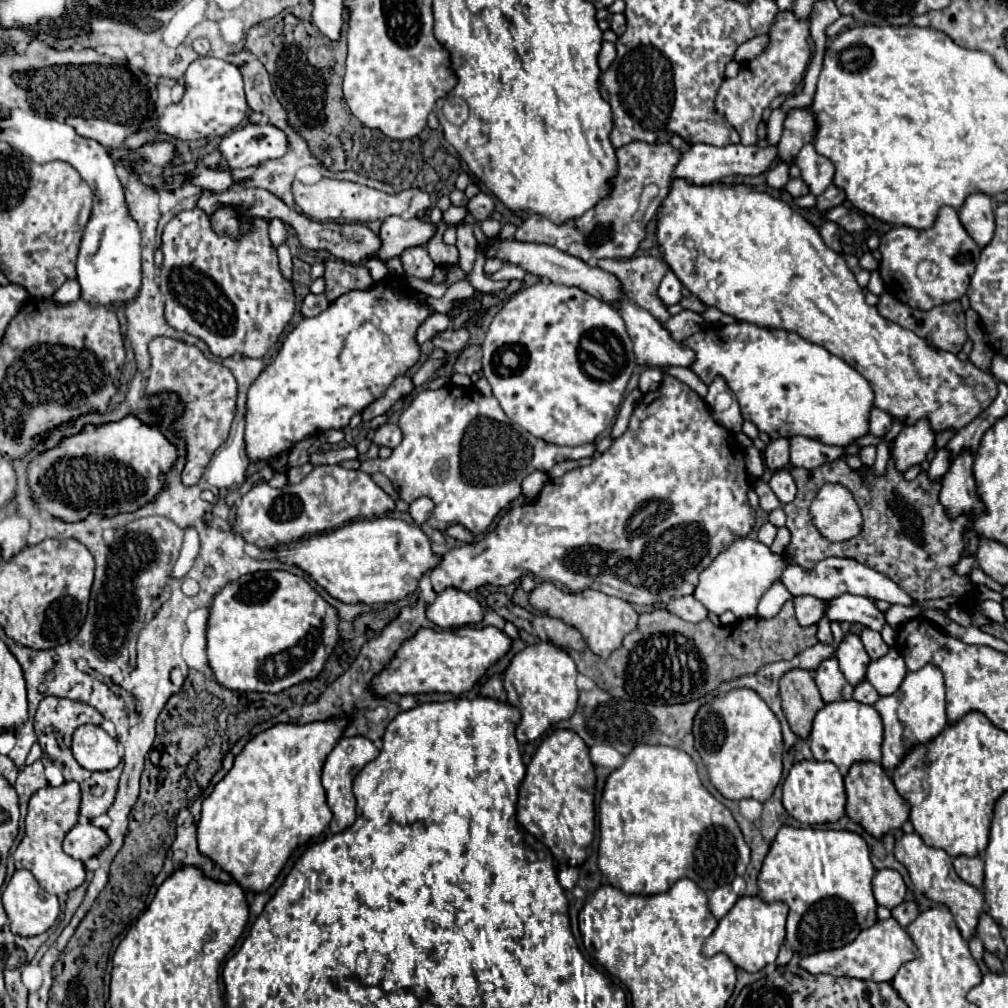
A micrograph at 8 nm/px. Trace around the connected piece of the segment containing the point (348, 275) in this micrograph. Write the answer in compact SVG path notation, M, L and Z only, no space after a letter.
M339 259L325 261L325 295L337 299L349 291L367 291L373 287L373 279L365 265L353 265Z

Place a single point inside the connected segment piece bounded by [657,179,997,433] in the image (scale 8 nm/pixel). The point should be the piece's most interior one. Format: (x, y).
(750, 255)

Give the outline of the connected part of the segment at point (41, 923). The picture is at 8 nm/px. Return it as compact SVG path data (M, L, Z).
M15 871L15 875L11 877L11 881L7 883L3 895L3 905L7 911L7 917L11 921L11 931L17 935L41 935L45 933L59 917L59 901L55 895L47 893L39 881L33 877L31 871Z

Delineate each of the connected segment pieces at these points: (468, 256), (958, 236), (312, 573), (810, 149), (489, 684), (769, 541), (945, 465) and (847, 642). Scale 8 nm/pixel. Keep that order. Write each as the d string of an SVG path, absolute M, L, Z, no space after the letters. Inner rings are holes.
M463 223L457 227L457 249L459 249L459 265L465 273L471 271L473 261L477 257L477 241L473 235L473 223Z
M941 207L935 225L931 229L913 229L913 227L889 229L881 237L879 251L881 251L879 273L883 277L887 291L905 305L923 311L933 309L935 305L943 305L947 301L961 299L969 289L971 275L975 273L981 255L981 247L963 229L957 211L953 207ZM923 259L929 259L939 265L939 275L933 281L921 281L917 277L917 265Z
M379 517L343 525L329 535L313 535L291 547L273 549L265 561L279 561L303 569L333 599L343 603L393 603L415 591L425 571L437 565L427 533L401 519Z
M807 143L797 153L795 163L801 169L801 177L809 185L809 189L811 189L813 195L823 193L823 189L827 189L831 185L835 167L833 167L833 163L827 157L823 157L823 155L819 155L815 151L813 143Z
M493 675L489 677L483 687L481 687L481 695L485 697L493 697L497 701L507 701L507 693L503 689L503 681L501 681L501 675Z
M765 523L765 525L757 531L757 539L759 539L761 543L765 543L767 547L771 547L771 545L773 545L773 539L775 539L775 533L777 533L777 529L775 529L771 523Z
M941 449L941 451L937 451L937 455L933 457L931 467L929 467L929 471L927 471L929 481L931 481L931 483L939 483L939 481L943 479L943 475L947 473L947 469L949 469L949 453L947 453L947 449Z
M855 633L845 635L845 639L837 647L835 657L839 661L839 667L841 667L843 675L847 677L847 681L851 681L851 685L857 685L859 681L865 679L867 661L871 661L871 659L865 653L863 643Z

